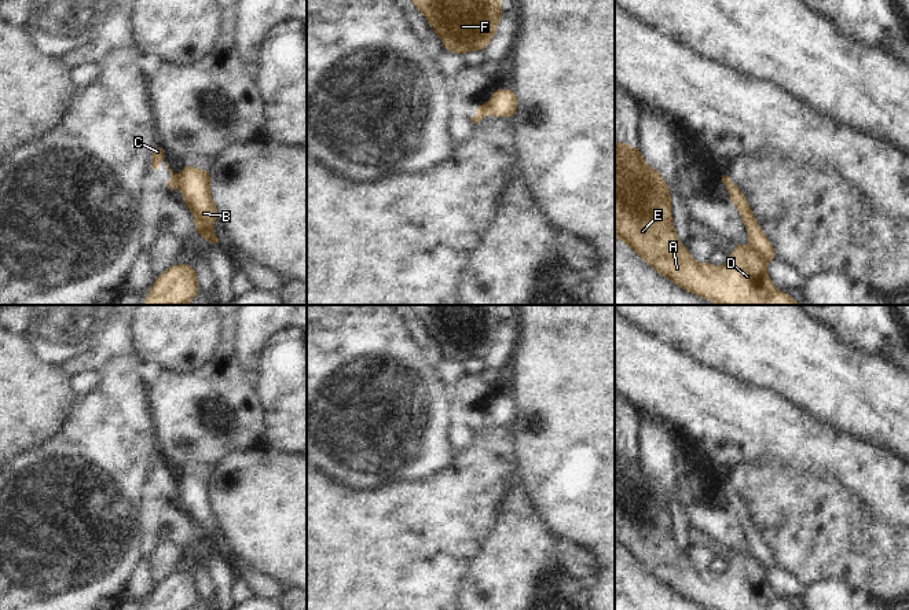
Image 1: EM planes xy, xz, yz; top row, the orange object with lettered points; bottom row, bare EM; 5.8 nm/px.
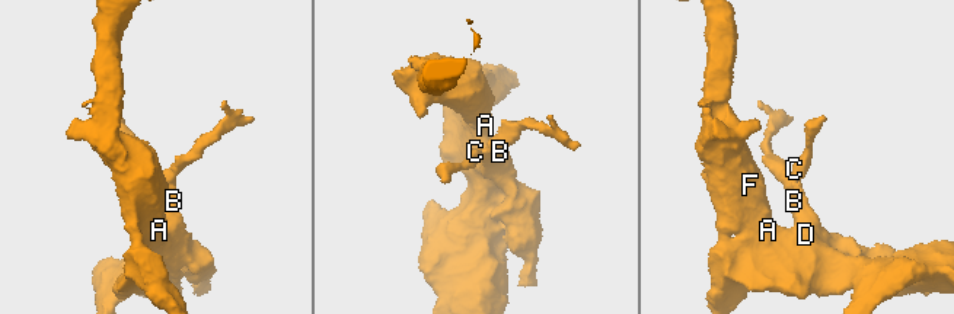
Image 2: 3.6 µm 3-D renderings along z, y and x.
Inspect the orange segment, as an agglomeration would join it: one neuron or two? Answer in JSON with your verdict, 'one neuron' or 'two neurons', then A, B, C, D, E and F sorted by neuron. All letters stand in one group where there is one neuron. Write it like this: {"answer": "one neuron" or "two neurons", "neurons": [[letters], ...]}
{"answer": "two neurons", "neurons": [["A", "B", "D", "E", "F"], ["C"]]}

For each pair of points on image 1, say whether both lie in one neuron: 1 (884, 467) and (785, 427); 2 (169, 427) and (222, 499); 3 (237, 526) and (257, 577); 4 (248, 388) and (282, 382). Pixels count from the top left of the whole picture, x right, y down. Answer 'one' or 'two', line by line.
1: one
2: two
3: two
4: two

